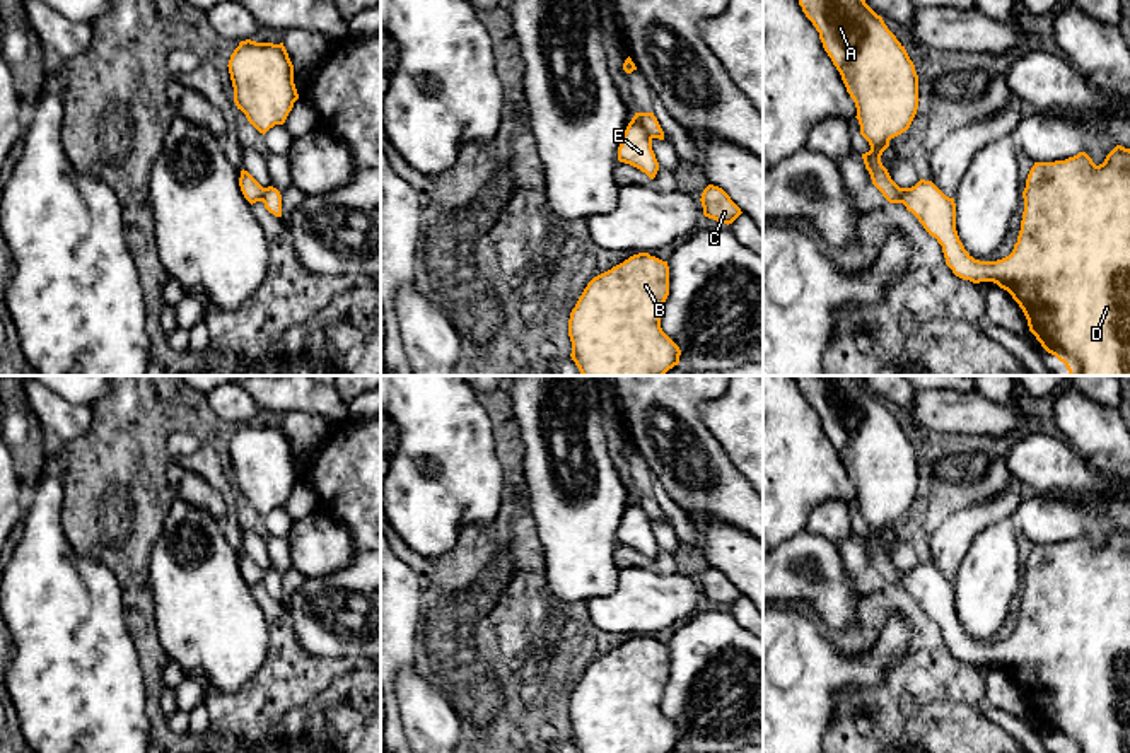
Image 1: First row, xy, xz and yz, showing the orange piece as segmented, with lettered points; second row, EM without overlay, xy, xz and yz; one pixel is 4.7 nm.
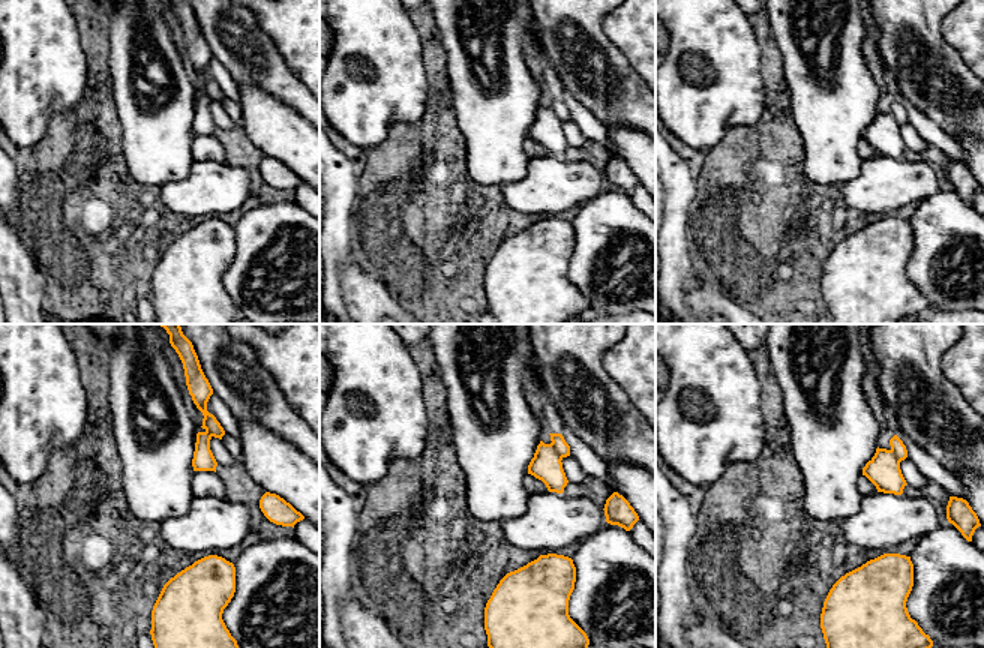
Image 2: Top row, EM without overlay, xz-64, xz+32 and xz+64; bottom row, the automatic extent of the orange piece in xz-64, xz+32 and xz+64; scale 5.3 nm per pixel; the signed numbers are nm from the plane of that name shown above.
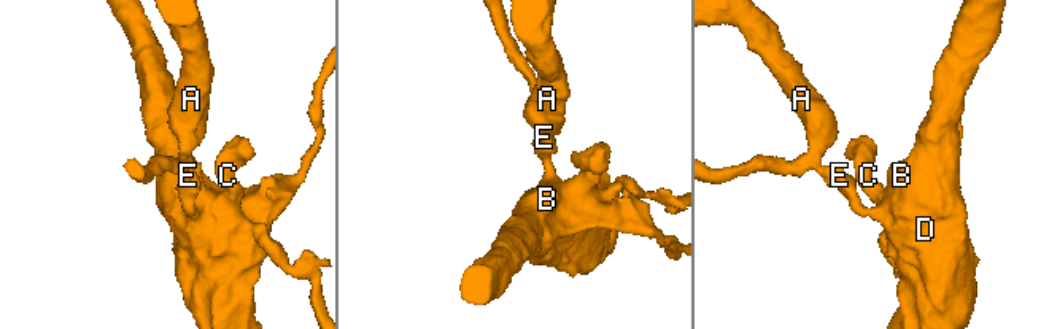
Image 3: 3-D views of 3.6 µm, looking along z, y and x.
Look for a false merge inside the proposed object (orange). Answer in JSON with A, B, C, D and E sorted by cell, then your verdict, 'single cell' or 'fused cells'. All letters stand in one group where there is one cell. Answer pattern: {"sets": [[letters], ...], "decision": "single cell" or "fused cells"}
{"sets": [["A"], ["B", "C", "D", "E"]], "decision": "fused cells"}

